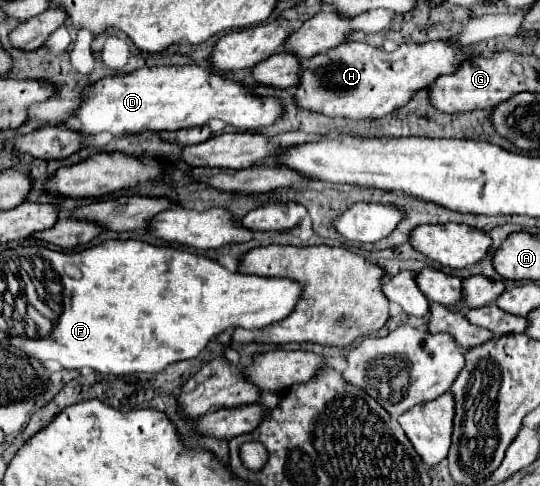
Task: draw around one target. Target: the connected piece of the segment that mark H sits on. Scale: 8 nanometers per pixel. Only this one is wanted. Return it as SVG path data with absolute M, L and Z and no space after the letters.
M343 42L343 46L301 60L301 82L293 102L301 110L331 118L377 120L405 106L417 90L433 84L441 74L455 72L459 50L461 46L451 46L449 42L401 44L395 52L383 52L363 42Z

